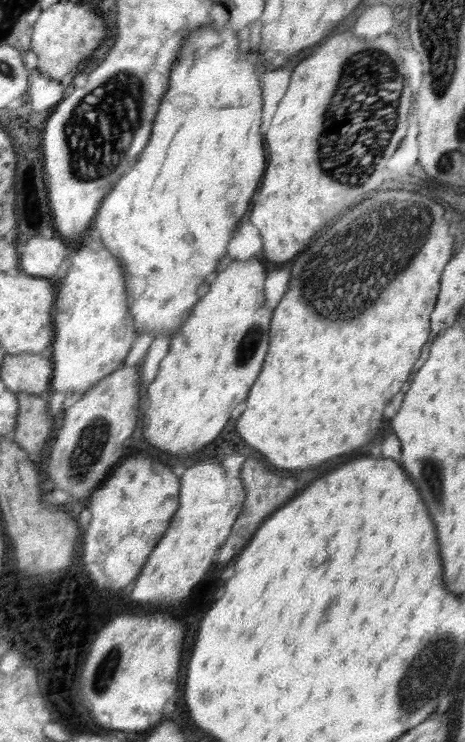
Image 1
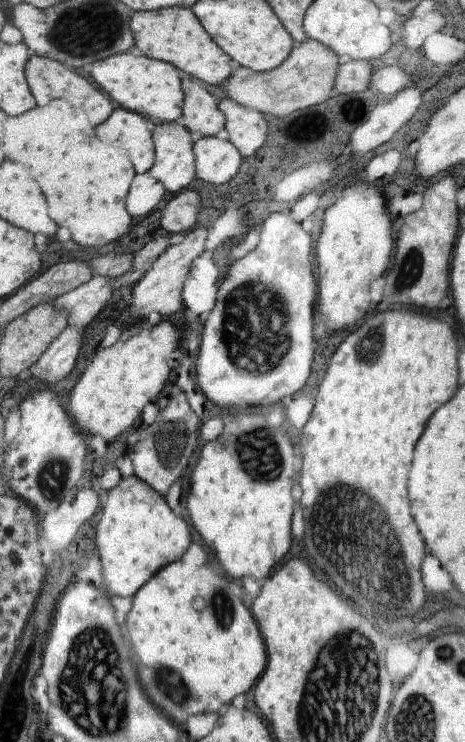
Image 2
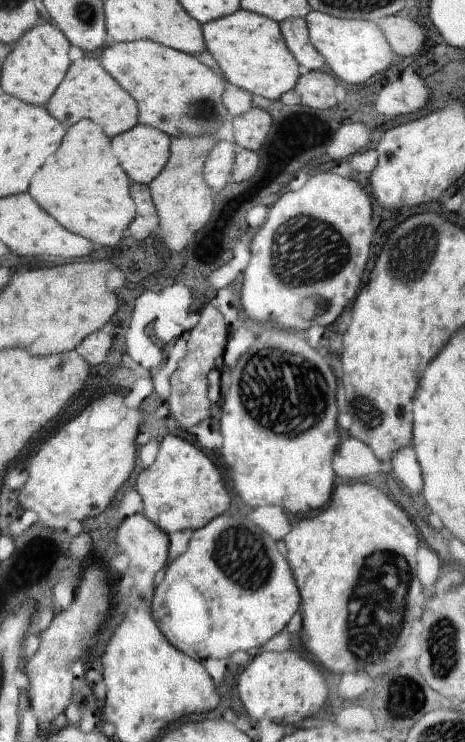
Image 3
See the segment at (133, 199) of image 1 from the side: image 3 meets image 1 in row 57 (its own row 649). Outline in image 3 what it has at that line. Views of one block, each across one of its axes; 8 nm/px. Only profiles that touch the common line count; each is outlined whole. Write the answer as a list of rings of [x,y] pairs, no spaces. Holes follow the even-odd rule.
[[[220,515],[213,518],[206,526],[201,529],[195,530],[193,536],[189,541],[189,547],[183,554],[179,555],[171,564],[167,564],[166,572],[164,572],[164,579],[154,591],[152,600],[152,618],[158,625],[158,628],[162,630],[162,634],[168,638],[168,642],[182,650],[182,652],[188,652],[188,656],[196,658],[196,660],[206,660],[208,654],[213,659],[226,659],[236,650],[242,650],[248,652],[248,650],[254,650],[254,648],[260,648],[263,644],[266,644],[273,636],[276,636],[282,629],[284,629],[288,621],[296,614],[296,610],[300,609],[302,599],[298,587],[296,586],[292,569],[286,558],[278,552],[276,548],[276,542],[260,528],[256,526],[250,518],[242,516],[242,518],[236,518],[236,516]]]

